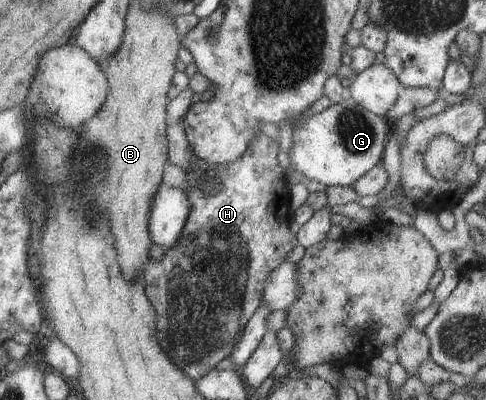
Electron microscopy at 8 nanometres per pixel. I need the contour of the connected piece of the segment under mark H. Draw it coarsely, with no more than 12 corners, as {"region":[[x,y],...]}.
{"region":[[277,142],[218,191],[187,181],[182,239],[146,264],[167,357],[230,357],[298,247]]}

